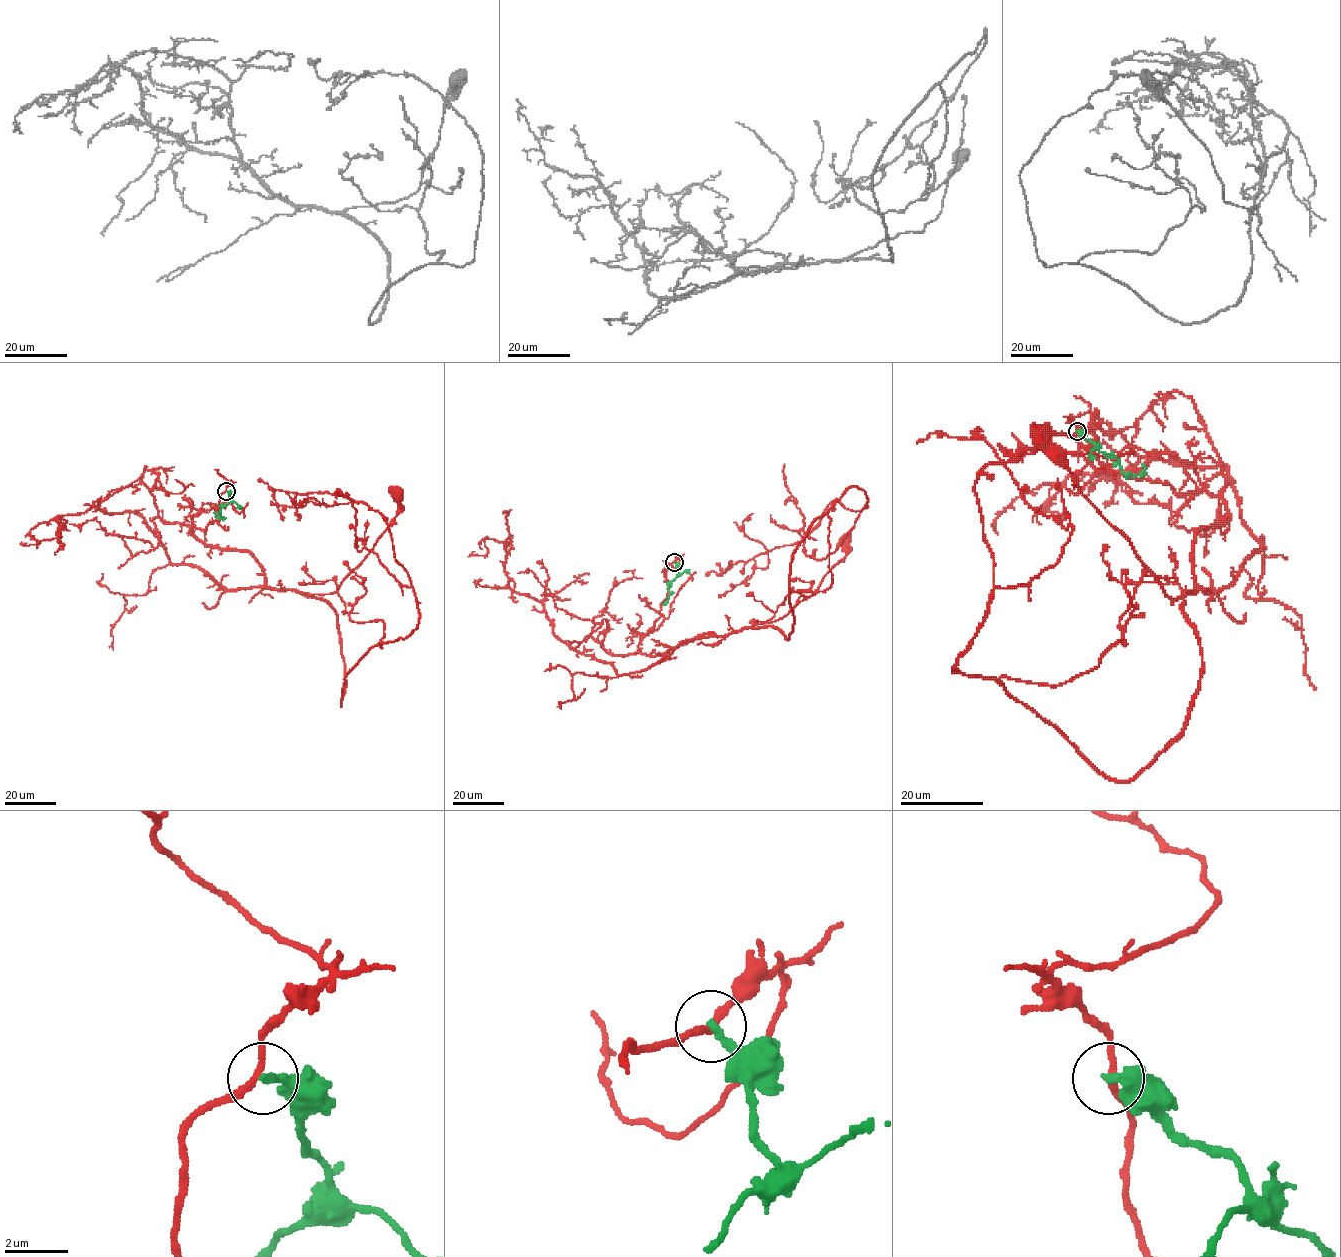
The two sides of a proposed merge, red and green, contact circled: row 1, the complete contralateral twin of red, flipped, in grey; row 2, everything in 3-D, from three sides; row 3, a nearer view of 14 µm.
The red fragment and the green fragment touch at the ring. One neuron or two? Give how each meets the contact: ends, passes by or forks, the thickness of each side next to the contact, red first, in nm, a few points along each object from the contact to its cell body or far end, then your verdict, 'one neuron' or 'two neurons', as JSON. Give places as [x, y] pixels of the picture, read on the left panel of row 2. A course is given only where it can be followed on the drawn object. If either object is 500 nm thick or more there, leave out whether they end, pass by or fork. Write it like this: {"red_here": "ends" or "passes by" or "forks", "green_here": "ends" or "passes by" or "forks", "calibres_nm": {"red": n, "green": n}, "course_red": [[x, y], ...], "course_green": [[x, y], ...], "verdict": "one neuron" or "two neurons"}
{"red_here": "passes by", "green_here": "ends", "calibres_nm": {"red": 200, "green": 280}, "course_red": [[226, 491], [219, 520], [191, 532], [246, 550], [269, 587], [315, 594], [370, 553], [396, 492]], "course_green": [[226, 491], [231, 500], [220, 510], [222, 518], [214, 514]], "verdict": "two neurons"}

